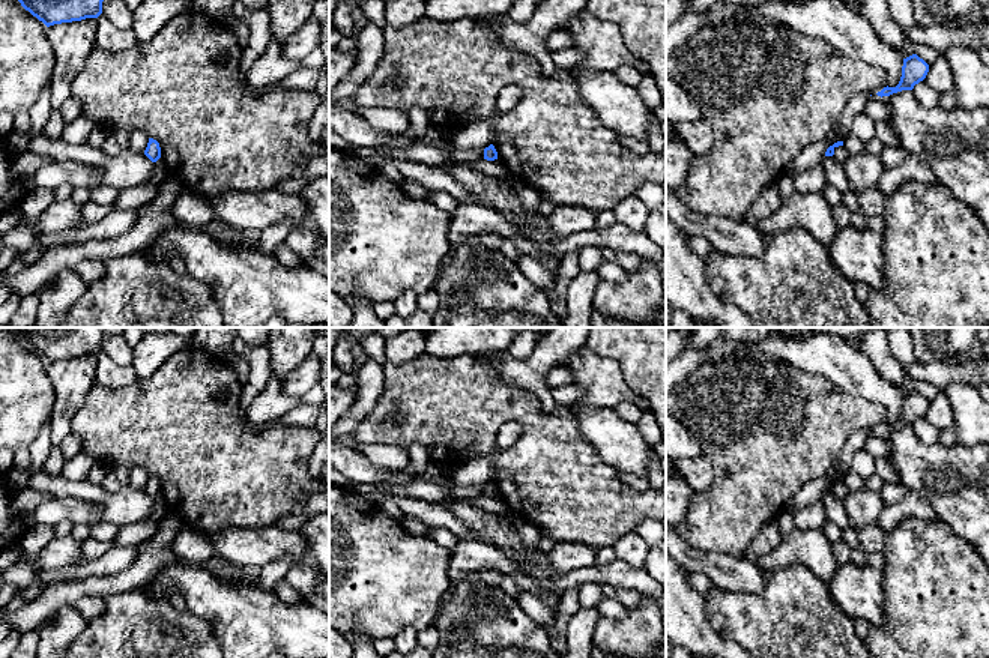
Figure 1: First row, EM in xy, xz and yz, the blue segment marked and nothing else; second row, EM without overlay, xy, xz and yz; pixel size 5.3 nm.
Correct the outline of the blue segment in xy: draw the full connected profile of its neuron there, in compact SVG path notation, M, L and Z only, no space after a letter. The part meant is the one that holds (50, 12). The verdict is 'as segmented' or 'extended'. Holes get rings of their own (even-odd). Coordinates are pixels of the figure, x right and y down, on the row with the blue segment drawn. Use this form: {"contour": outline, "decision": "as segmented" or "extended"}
{"contour": "M18 0L21 6L47 27L62 23L98 18L104 0Z", "decision": "as segmented"}

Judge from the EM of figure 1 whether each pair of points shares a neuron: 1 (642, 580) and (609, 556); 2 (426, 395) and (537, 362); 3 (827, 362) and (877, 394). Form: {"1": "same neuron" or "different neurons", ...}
{"1": "different neurons", "2": "different neurons", "3": "same neuron"}

